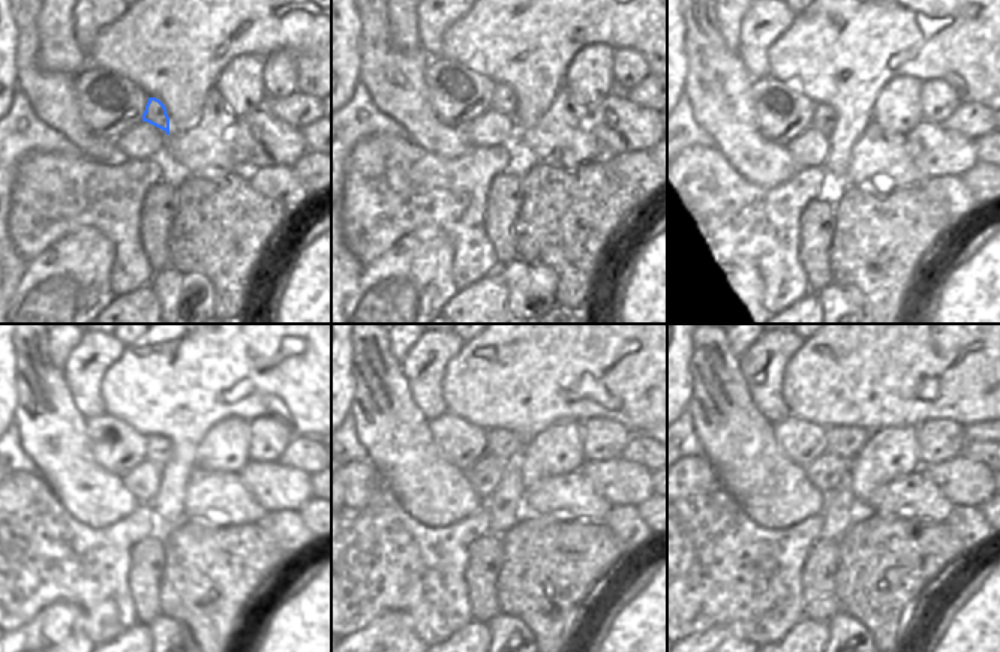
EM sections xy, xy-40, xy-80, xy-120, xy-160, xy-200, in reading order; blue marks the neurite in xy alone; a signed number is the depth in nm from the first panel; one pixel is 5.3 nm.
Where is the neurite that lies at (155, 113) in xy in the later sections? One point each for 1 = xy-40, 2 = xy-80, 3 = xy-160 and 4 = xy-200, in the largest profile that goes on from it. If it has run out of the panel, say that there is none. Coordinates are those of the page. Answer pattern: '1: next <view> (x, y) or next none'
1: next xy-40 (491, 105)
2: next xy-80 (831, 110)
3: next xy-160 (505, 444)
4: next xy-200 (846, 442)

